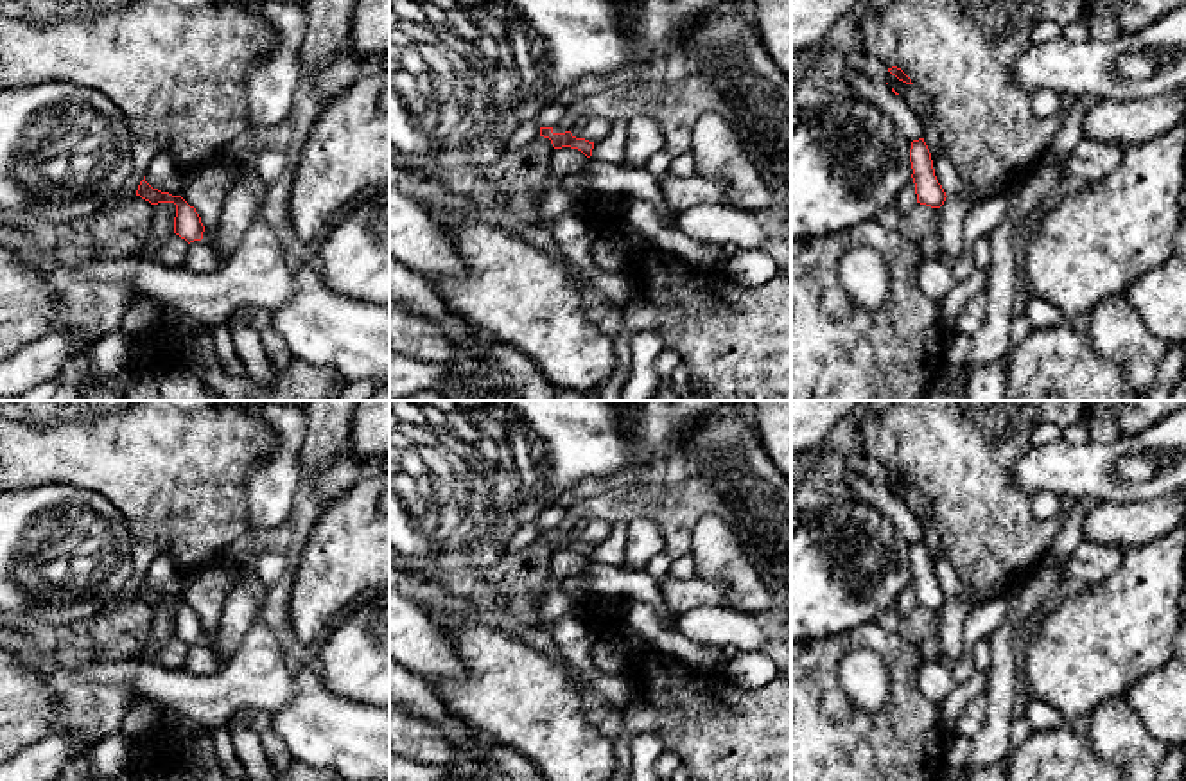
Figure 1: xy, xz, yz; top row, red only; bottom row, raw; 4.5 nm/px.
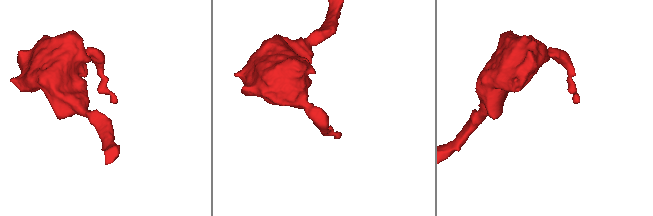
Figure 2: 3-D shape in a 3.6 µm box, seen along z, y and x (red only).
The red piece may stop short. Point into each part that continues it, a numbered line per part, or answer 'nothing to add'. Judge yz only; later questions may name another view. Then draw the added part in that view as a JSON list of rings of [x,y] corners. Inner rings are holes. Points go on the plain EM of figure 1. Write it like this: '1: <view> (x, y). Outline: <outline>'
nothing to add

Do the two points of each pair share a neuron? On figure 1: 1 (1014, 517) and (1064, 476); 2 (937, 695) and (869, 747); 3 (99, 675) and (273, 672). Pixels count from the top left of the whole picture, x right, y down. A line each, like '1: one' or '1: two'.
1: two
2: two
3: one

